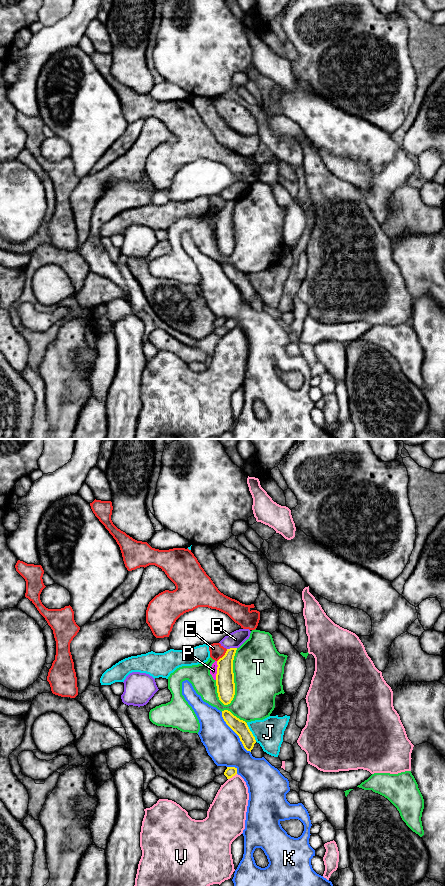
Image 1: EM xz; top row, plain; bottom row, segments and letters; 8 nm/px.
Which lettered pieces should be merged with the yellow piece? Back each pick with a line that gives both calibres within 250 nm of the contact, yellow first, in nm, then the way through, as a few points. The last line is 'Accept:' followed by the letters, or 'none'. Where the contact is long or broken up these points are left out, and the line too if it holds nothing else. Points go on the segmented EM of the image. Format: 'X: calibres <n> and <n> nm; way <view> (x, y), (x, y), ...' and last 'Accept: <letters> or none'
Accept: none

